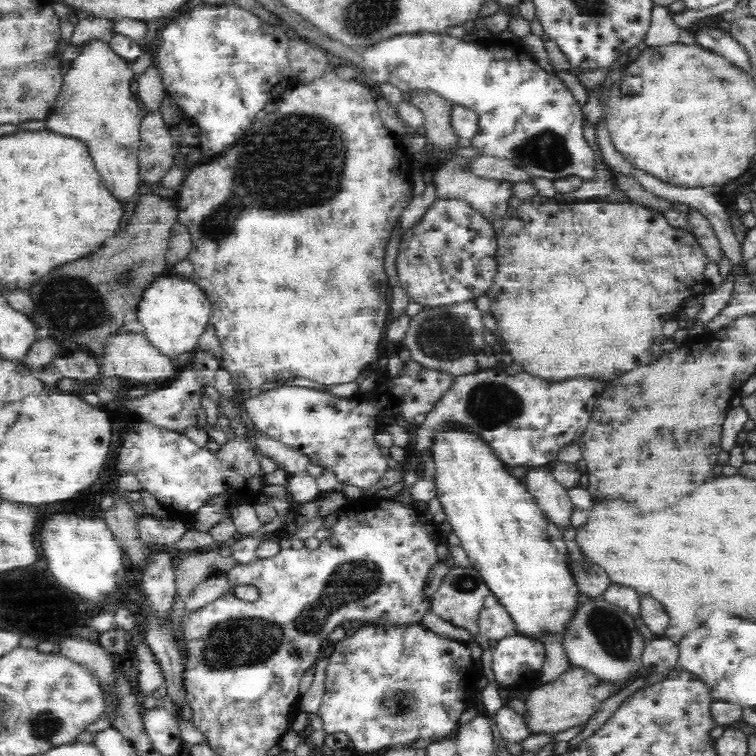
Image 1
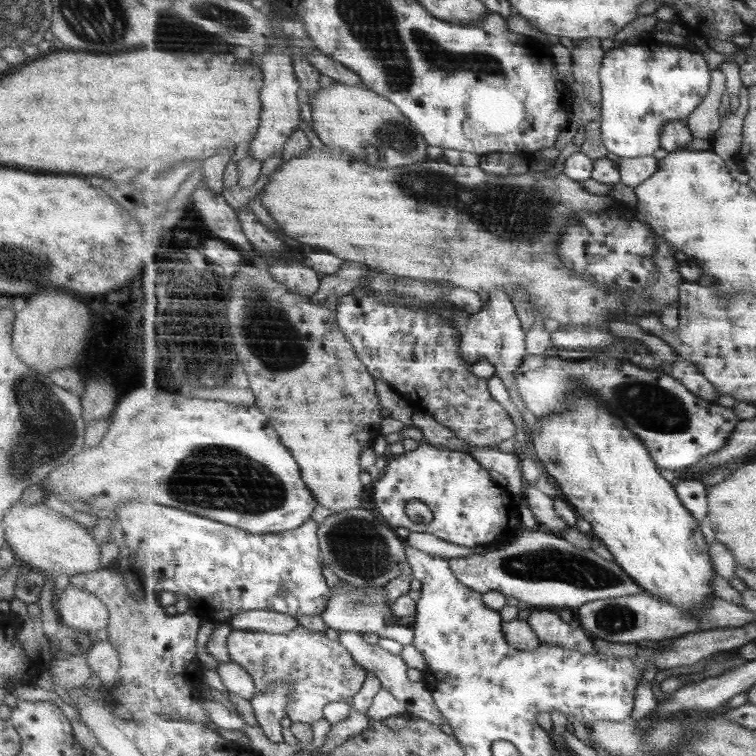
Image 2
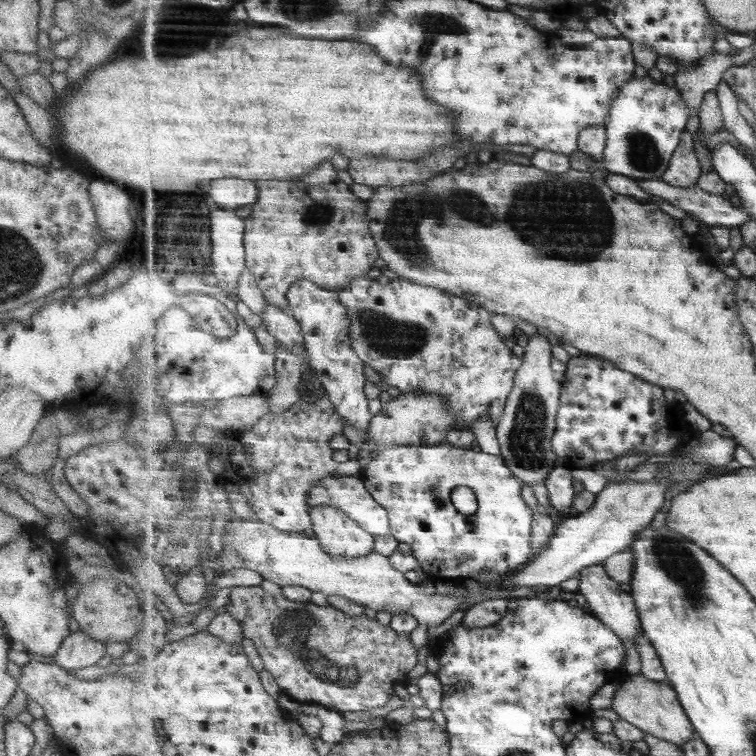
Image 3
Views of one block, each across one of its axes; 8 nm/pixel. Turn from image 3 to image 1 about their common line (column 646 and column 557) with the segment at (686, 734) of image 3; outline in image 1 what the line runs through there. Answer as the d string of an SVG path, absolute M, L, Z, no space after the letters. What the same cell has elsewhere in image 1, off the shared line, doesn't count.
M571 665L556 680L542 683L540 687L534 688L523 699L526 706L525 724L532 729L532 733L552 732L556 734L568 730L571 726L584 724L600 708L600 704L604 700L612 698L614 694L618 694L620 690L630 686L634 680L638 680L641 672L634 671L625 678L624 682L613 683L597 677L596 674L584 670L580 666Z

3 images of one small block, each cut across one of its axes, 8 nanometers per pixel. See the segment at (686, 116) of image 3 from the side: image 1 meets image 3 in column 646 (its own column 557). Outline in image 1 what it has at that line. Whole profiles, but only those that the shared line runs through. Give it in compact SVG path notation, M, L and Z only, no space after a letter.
M406 33L361 48L360 54L360 68L376 84L388 82L401 92L434 90L451 103L471 109L478 117L478 127L470 139L472 150L509 160L532 178L546 178L553 182L568 176L580 176L586 181L594 176L595 156L582 133L581 105L558 76L542 70L525 52L496 46L486 48L440 33Z

